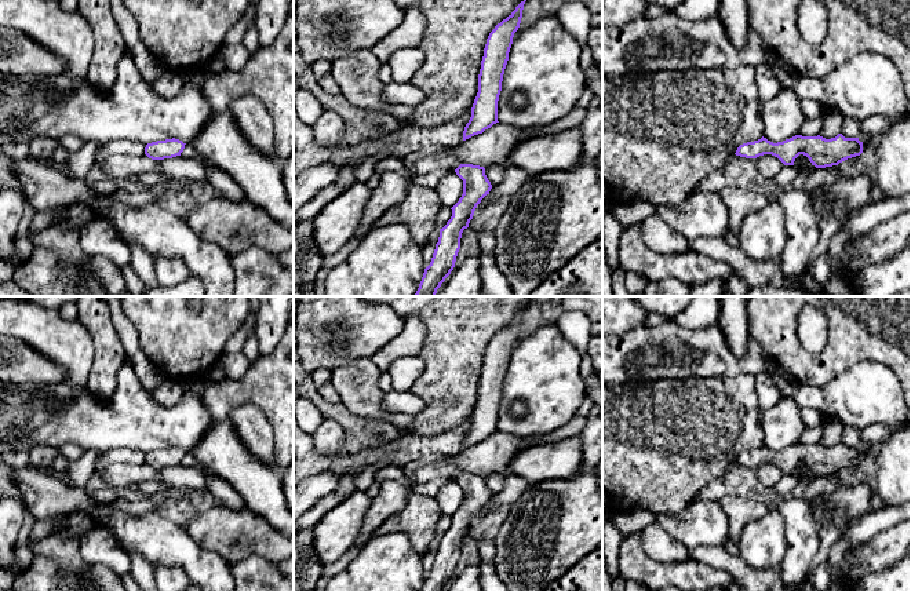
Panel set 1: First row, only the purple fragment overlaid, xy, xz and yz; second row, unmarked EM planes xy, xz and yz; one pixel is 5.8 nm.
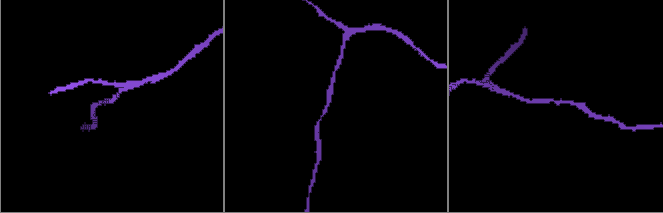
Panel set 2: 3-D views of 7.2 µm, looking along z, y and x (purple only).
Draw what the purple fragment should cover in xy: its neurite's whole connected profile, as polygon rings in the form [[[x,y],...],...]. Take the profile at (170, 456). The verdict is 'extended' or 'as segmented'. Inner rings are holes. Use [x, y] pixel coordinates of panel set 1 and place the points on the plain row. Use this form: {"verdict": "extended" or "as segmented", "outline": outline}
{"verdict": "as segmented", "outline": [[[165,448],[147,452],[145,456],[145,463],[152,468],[164,468],[181,464],[185,457],[185,453],[179,448]]]}

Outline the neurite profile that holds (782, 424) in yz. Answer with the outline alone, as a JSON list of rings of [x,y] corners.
[[[781,397],[776,405],[761,409],[762,445],[777,452],[798,444],[805,424],[801,408],[792,397]]]

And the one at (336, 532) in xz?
[[[356,490],[317,522],[314,550],[323,566],[334,563],[356,544],[369,506],[367,493]]]

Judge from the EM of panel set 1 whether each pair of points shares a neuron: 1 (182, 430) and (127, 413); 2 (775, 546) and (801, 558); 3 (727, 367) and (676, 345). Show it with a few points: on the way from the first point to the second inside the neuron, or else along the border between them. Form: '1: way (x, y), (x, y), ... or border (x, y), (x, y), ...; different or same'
1: way (168, 427), (141, 424); same
2: border (783, 520), (786, 553), (779, 564); different
3: way (714, 358), (704, 353), (688, 353); same

